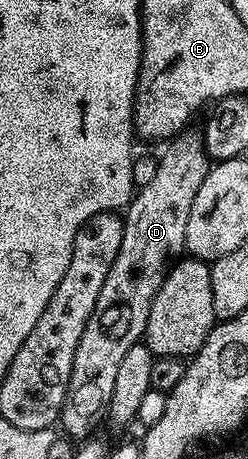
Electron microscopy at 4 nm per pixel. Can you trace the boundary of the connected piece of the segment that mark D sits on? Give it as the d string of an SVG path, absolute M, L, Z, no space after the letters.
M199 132L177 133L163 149L164 154L159 154L158 157L154 179L139 186L126 206L123 214L122 247L118 247L118 255L110 267L110 275L106 275L106 283L102 283L102 291L98 291L98 303L82 331L82 339L78 339L78 351L74 351L74 367L70 371L70 383L64 396L64 406L60 408L58 425L59 428L64 428L61 429L63 436L76 443L88 441L95 434L92 432L100 424L105 424L110 395L114 395L118 366L130 347L141 344L146 331L146 319L150 319L150 303L154 303L154 295L158 295L158 287L162 287L164 276L185 252L184 240L186 223L190 220L190 207L194 207L194 195L198 195L210 168L207 147Z

